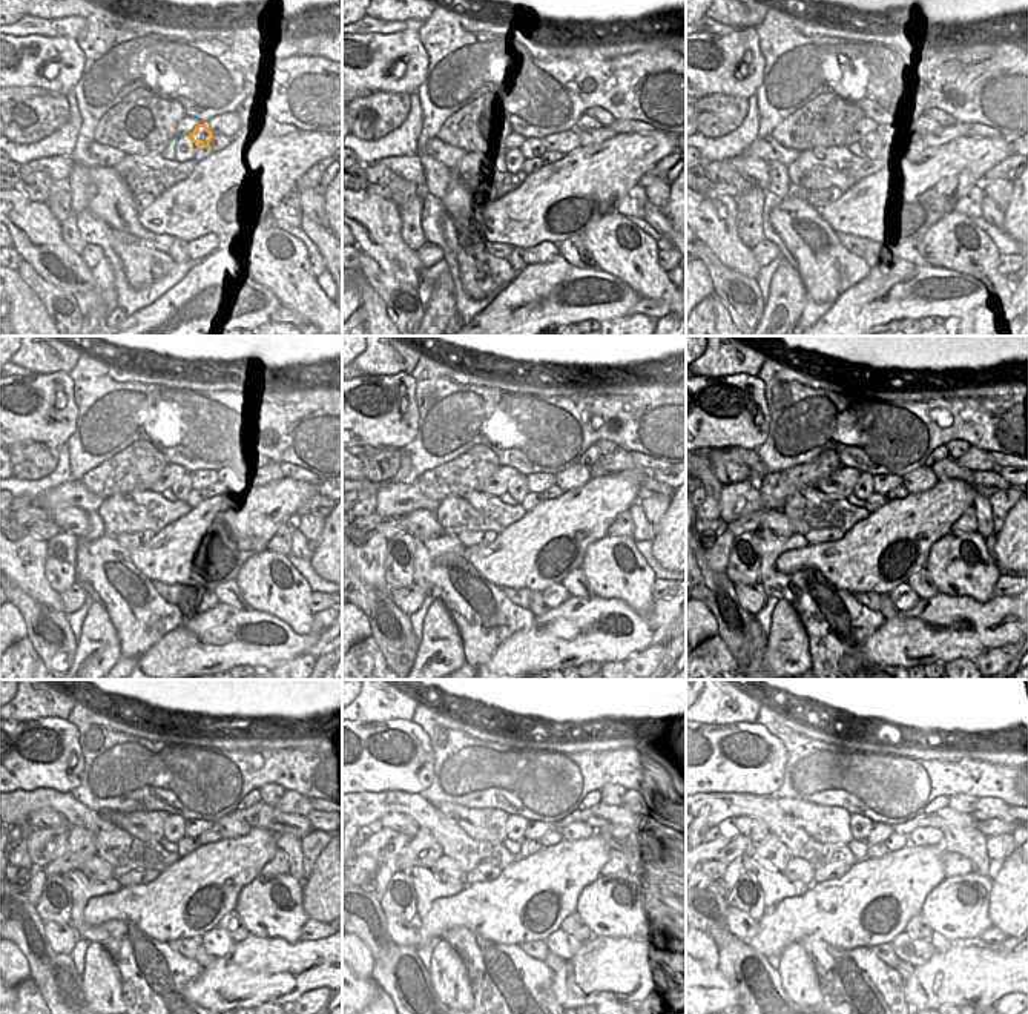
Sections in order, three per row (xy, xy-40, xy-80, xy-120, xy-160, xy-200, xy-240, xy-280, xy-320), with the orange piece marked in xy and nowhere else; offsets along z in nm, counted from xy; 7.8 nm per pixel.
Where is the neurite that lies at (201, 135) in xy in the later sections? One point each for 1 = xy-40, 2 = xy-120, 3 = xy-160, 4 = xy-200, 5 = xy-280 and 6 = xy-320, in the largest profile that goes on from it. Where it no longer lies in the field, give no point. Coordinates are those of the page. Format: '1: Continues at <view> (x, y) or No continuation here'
1: Continues at xy-40 (548, 137)
2: Continues at xy-120 (201, 479)
3: Continues at xy-160 (536, 482)
4: Continues at xy-200 (883, 483)
5: Continues at xy-280 (536, 830)
6: Continues at xy-320 (879, 833)

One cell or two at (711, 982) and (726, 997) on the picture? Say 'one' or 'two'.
one

